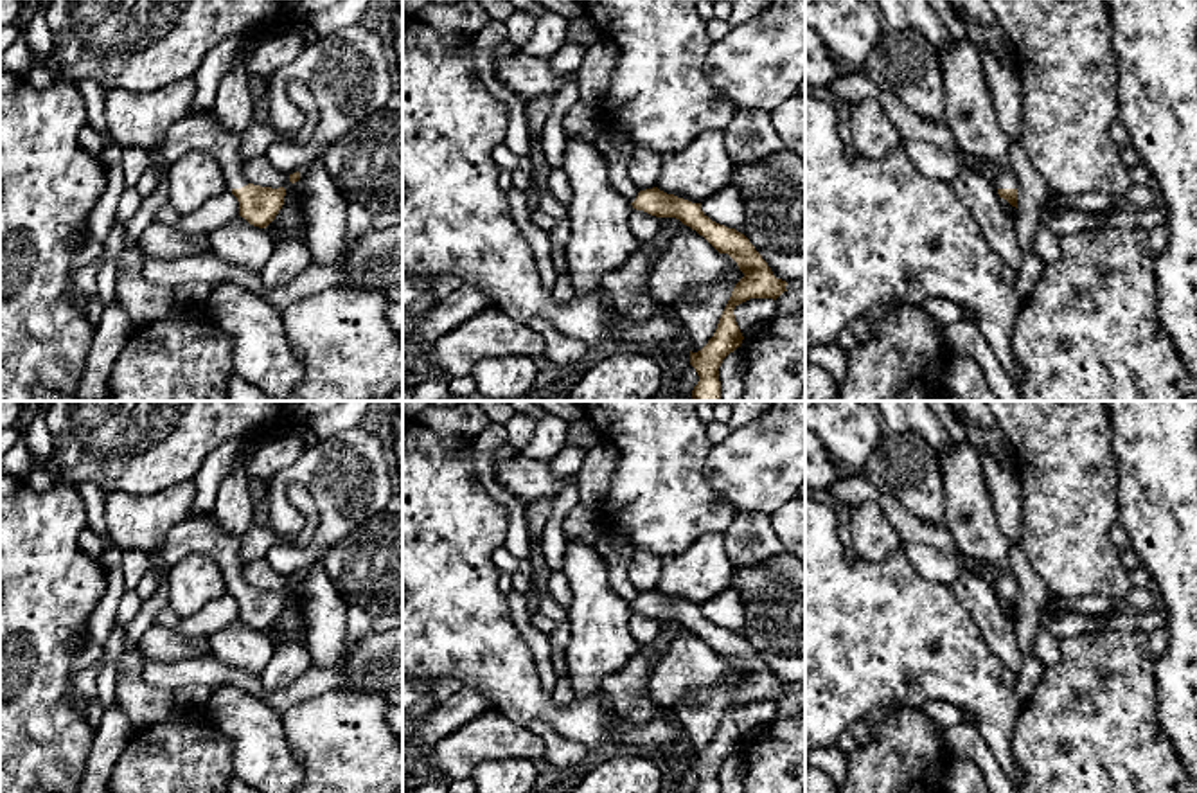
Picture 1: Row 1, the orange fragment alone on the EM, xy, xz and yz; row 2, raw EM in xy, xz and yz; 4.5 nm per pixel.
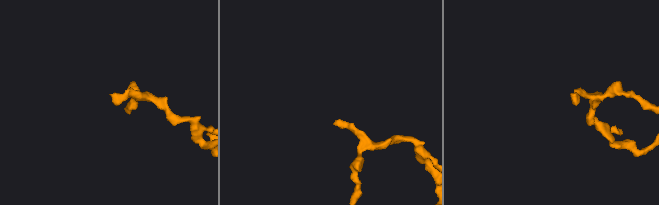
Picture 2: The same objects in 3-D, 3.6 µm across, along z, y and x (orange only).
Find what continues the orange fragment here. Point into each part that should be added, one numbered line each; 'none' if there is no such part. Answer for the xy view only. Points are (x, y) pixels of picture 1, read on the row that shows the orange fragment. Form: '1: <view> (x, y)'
1: xy (195, 132)

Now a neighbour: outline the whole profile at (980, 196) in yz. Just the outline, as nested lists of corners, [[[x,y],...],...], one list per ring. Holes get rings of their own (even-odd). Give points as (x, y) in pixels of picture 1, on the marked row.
[[[965,171],[953,182],[953,189],[978,221],[990,250],[1017,273],[1023,250],[1014,219],[999,205],[996,185],[974,171]]]

